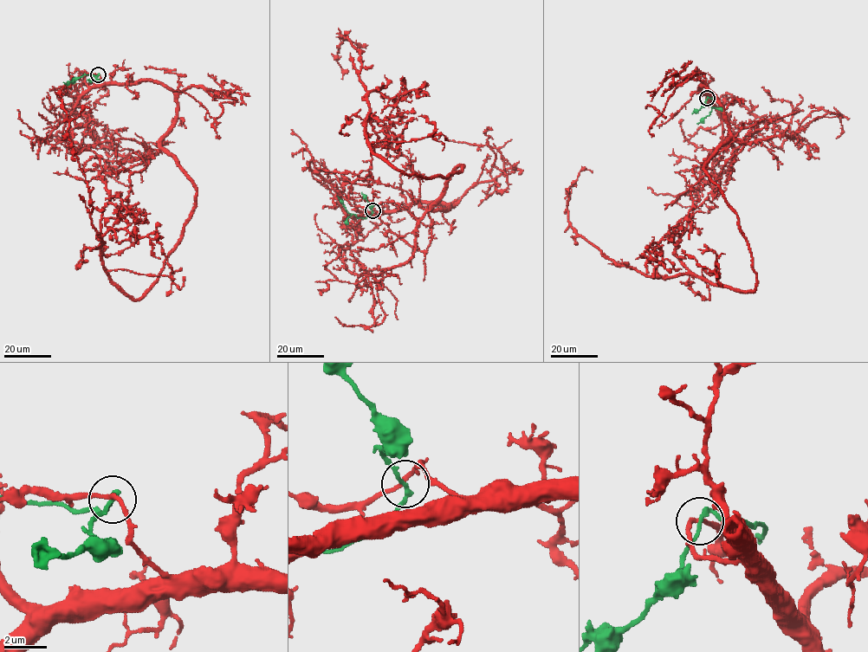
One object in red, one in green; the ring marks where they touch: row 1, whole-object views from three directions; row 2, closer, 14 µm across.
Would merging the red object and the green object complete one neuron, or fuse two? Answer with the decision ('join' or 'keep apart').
keep apart

